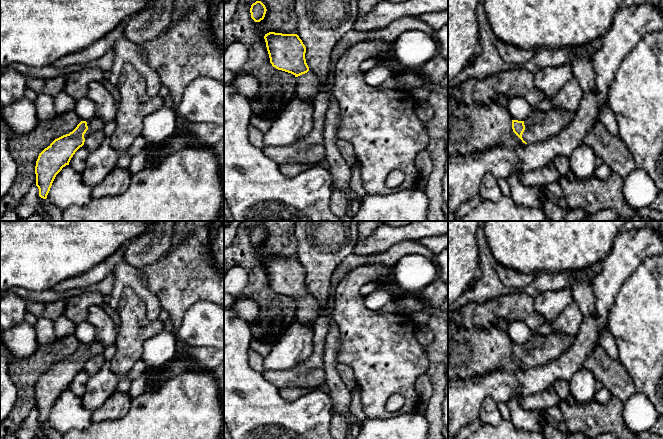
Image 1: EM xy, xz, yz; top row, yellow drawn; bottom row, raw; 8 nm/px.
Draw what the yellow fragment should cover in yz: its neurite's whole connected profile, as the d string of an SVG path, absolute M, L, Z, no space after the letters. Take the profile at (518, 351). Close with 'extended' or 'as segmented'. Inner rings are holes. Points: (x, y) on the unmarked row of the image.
M533 332L524 345L512 344L512 353L523 367L537 368L556 359L574 340L575 336L563 333Z | extended

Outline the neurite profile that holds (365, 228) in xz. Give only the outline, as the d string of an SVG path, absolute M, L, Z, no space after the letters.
M359 221L358 222L358 242L364 241L378 227L383 224L383 221Z

